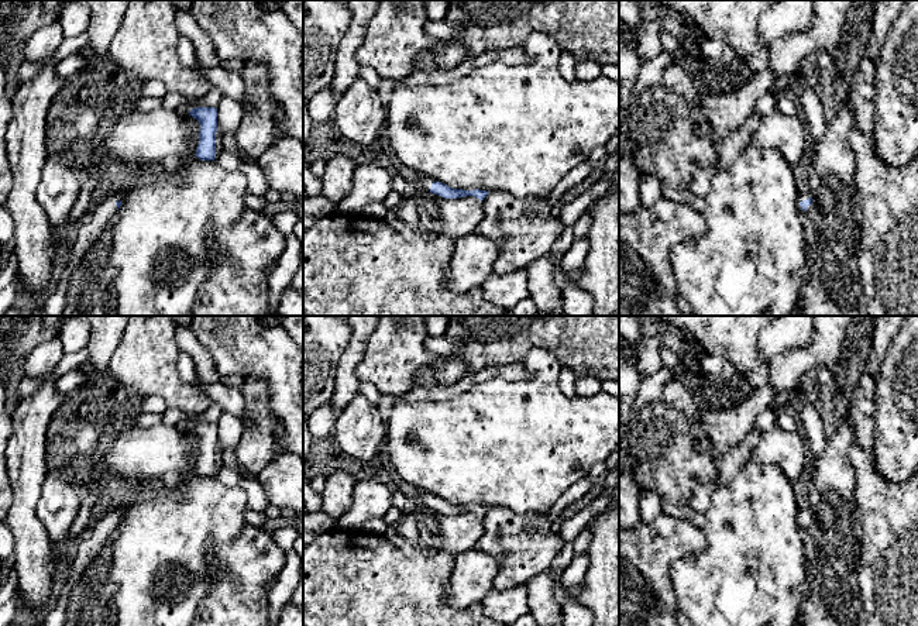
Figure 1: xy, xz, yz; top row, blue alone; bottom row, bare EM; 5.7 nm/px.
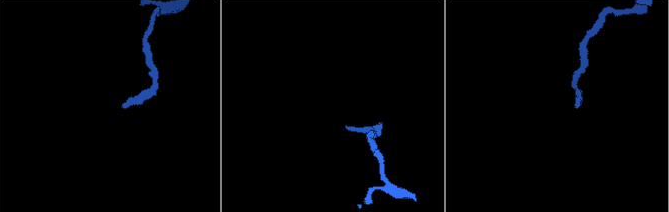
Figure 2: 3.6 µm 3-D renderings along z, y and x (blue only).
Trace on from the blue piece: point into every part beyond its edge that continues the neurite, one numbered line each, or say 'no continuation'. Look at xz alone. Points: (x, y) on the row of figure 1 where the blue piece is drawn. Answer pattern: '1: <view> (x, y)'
1: xz (425, 182)

